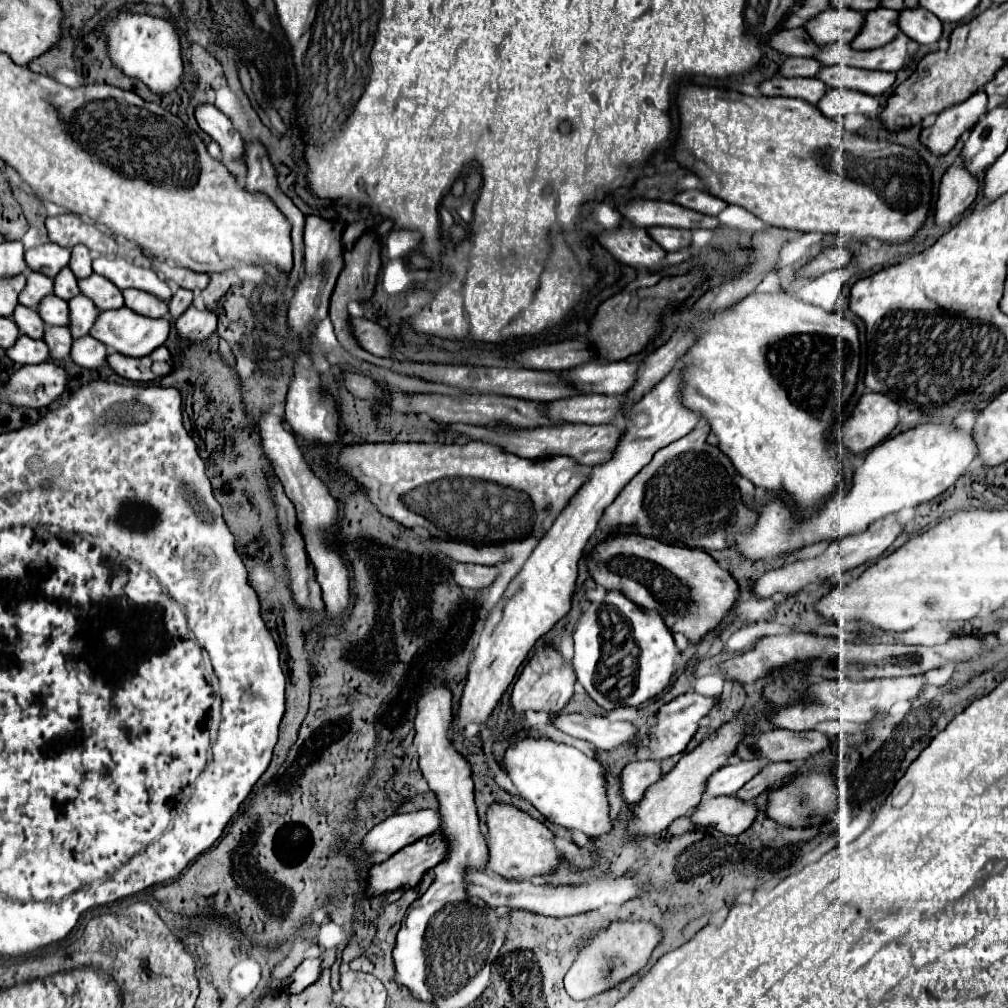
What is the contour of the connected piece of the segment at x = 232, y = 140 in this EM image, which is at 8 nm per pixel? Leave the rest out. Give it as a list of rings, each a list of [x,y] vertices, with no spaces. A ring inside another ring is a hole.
[[[199,105],[195,111],[199,127],[221,147],[225,161],[239,161],[245,155],[245,141],[231,119],[215,105]]]

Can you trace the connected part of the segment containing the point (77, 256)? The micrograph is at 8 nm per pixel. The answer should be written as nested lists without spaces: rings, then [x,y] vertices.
[[[75,245],[75,247],[71,249],[71,261],[69,261],[69,267],[71,267],[71,271],[75,273],[77,279],[89,277],[89,275],[93,273],[89,249],[83,247],[83,245]]]

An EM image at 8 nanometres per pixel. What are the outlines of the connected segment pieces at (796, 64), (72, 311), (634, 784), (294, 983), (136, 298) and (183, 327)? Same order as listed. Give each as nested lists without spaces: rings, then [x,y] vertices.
[[[787,57],[781,67],[779,75],[783,77],[815,77],[821,69],[821,63],[807,57]]]
[[[75,295],[69,301],[69,331],[73,339],[79,339],[89,333],[91,325],[95,323],[99,311],[85,295]]]
[[[629,761],[621,771],[621,799],[631,805],[641,801],[643,791],[661,777],[659,761]]]
[[[305,959],[305,961],[291,973],[291,979],[289,979],[289,985],[287,985],[289,995],[301,993],[307,985],[315,983],[317,977],[319,977],[319,973],[321,973],[321,959]]]
[[[123,289],[121,293],[123,293],[123,299],[125,299],[125,305],[131,311],[139,313],[139,315],[145,315],[145,317],[165,317],[169,313],[165,301],[155,299],[153,295],[145,293],[145,291]]]
[[[191,305],[175,321],[175,327],[177,327],[179,335],[189,341],[205,341],[217,329],[217,315],[209,309],[199,311],[195,305]]]

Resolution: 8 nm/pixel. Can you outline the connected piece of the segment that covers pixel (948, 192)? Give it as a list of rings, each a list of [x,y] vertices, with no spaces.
[[[953,163],[953,167],[943,175],[937,201],[935,201],[935,225],[943,225],[963,215],[975,201],[979,191],[979,181],[967,173],[961,163]]]

